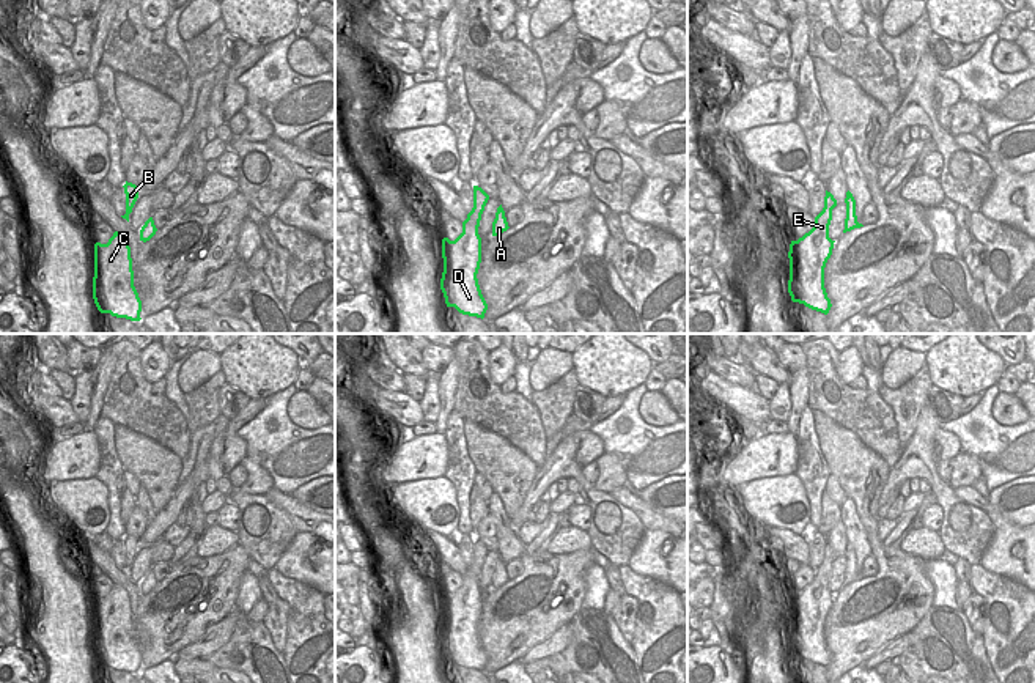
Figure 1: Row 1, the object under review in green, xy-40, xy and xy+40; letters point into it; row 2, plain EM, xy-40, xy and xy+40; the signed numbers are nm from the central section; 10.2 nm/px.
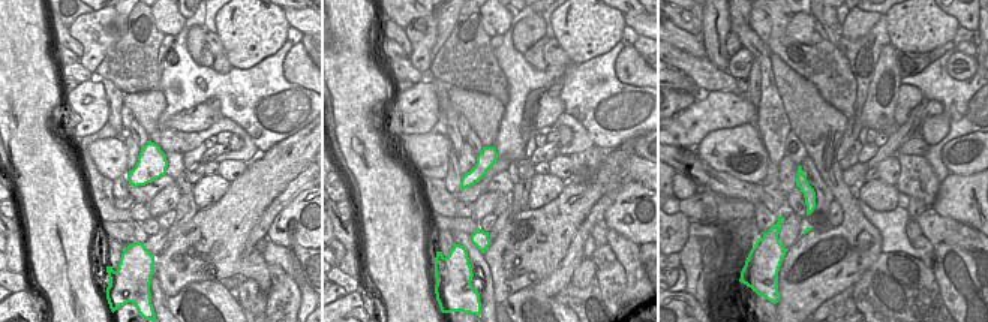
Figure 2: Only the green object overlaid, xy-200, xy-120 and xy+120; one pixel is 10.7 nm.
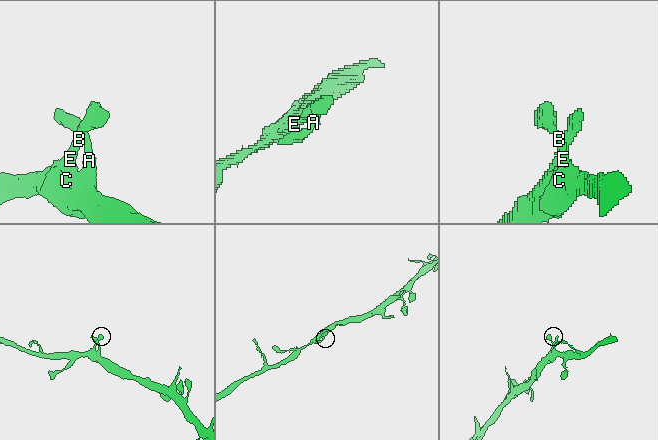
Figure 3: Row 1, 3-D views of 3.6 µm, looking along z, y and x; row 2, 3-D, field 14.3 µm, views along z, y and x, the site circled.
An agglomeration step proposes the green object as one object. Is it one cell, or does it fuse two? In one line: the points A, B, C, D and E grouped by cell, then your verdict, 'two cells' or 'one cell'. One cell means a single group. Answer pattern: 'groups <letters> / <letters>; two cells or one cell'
groups A B C D E; one cell

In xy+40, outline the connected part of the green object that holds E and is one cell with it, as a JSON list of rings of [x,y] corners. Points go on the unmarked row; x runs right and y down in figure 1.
[[[826,543],[824,560],[815,570],[813,581],[790,596],[790,633],[788,645],[793,655],[829,666],[832,656],[824,641],[824,620],[832,607],[834,595],[829,590],[832,562],[837,552]]]

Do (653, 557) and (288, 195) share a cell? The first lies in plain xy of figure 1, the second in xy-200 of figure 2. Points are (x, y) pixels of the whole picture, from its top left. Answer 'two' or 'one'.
two

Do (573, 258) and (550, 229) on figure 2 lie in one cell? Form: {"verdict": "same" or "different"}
{"verdict": "different"}

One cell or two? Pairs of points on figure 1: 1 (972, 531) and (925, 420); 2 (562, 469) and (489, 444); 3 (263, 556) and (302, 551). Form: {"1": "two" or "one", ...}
{"1": "one", "2": "two", "3": "two"}

